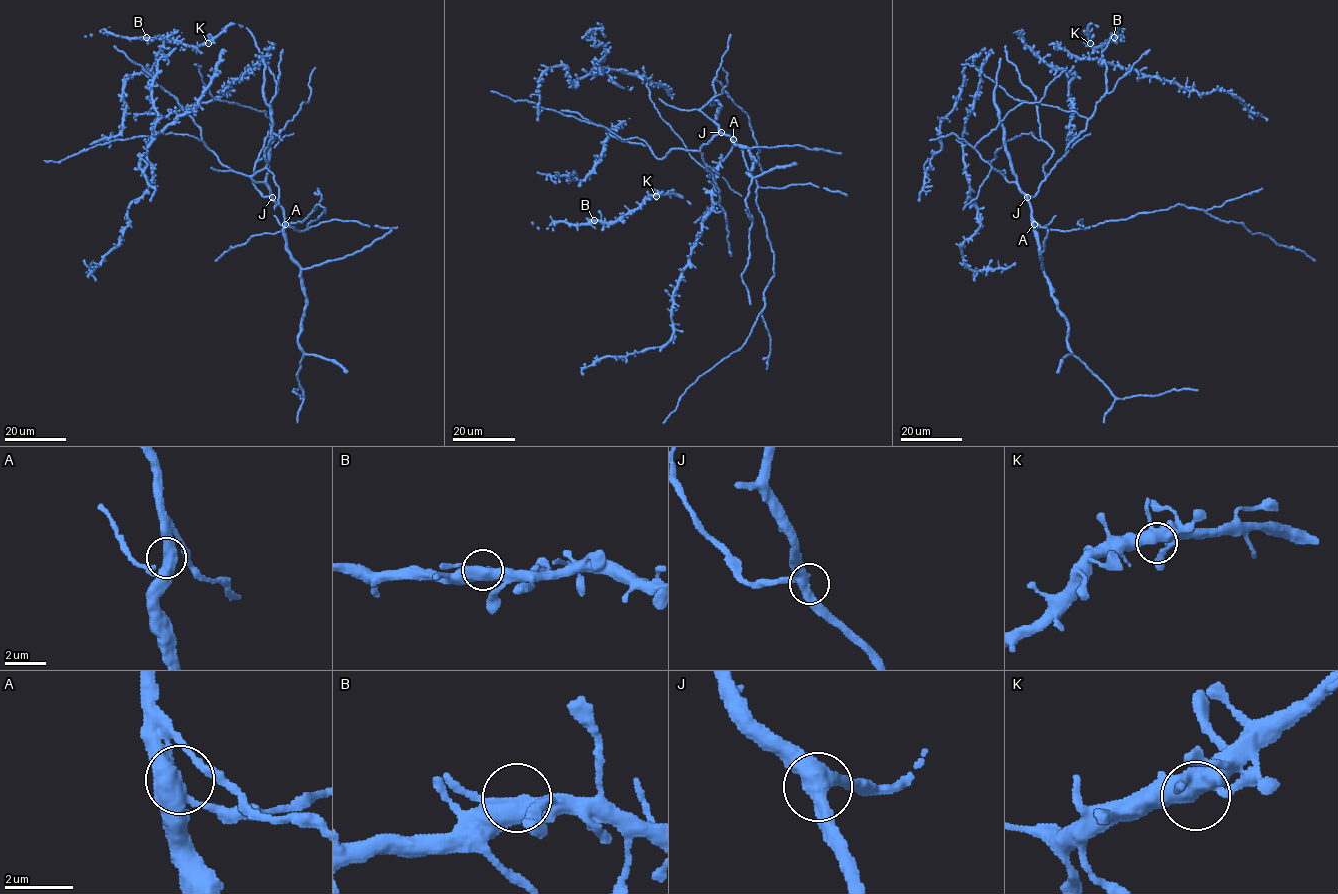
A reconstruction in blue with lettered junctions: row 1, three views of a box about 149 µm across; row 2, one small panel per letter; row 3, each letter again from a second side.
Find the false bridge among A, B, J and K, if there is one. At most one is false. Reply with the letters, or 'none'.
none

